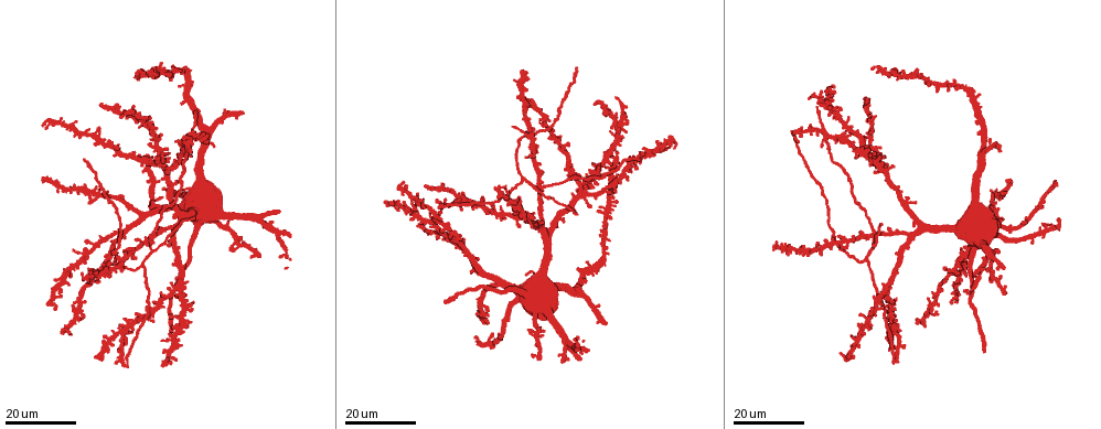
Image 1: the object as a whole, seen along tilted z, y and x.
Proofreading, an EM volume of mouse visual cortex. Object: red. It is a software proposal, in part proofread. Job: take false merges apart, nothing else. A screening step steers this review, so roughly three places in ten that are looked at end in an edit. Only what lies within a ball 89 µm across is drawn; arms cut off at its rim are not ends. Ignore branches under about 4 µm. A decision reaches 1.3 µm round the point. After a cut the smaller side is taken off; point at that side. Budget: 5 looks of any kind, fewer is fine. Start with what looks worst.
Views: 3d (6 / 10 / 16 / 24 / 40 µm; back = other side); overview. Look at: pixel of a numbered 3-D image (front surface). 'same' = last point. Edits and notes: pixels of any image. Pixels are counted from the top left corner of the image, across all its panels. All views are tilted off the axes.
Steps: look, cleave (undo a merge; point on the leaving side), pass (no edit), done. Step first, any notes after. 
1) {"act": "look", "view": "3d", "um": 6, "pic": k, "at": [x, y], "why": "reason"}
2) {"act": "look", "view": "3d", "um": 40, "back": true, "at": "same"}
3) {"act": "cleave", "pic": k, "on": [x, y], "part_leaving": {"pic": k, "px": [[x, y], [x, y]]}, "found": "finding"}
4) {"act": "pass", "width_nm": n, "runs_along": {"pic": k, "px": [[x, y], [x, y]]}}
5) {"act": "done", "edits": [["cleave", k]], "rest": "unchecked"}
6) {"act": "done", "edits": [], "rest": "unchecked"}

{"act": "look", "view": "3d", "um": 16, "pic": 1, "at": [530, 135], "why": "thin arm on a thick one"}

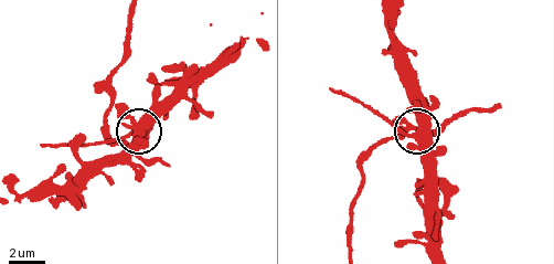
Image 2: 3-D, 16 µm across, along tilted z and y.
{"act": "look", "view": "3d", "um": 6, "pic": 2, "at": [410, 135]}

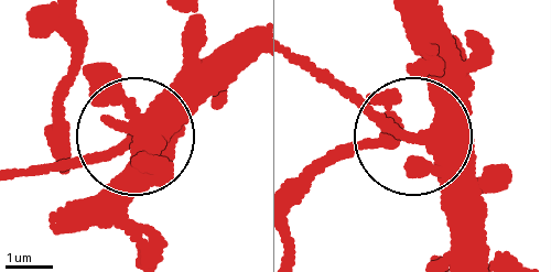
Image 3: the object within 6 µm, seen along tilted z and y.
{"act": "pass", "width_nm": 330, "found": "continuous, no second neuron"}

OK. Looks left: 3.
{"act": "look", "view": "3d", "um": 16, "pic": 1, "at": [654, 156]}

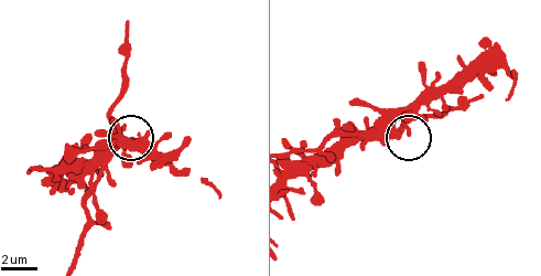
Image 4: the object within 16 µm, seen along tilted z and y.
{"act": "look", "view": "3d", "um": 6, "pic": 4, "at": [405, 132], "why": "closer look"}

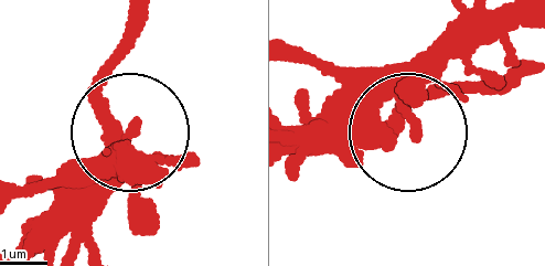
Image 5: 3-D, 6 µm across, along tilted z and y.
{"act": "look", "view": "3d", "um": 6, "back": true, "pic": 5, "at": [404, 129], "why": "from behind"}

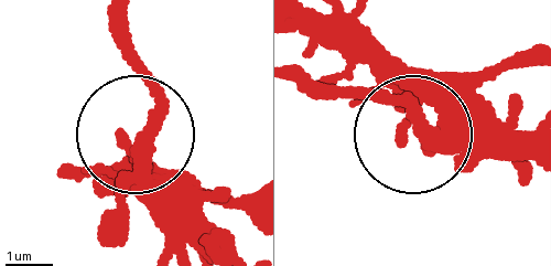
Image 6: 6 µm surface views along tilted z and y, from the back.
{"act": "pass", "runs_along": {"pic": 6, "px": [[211, 237], [152, 169], [151, 92], [129, 14]]}, "found": "one neuron here"}

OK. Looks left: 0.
{"act": "done", "edits": [], "rest": "unchecked"}

